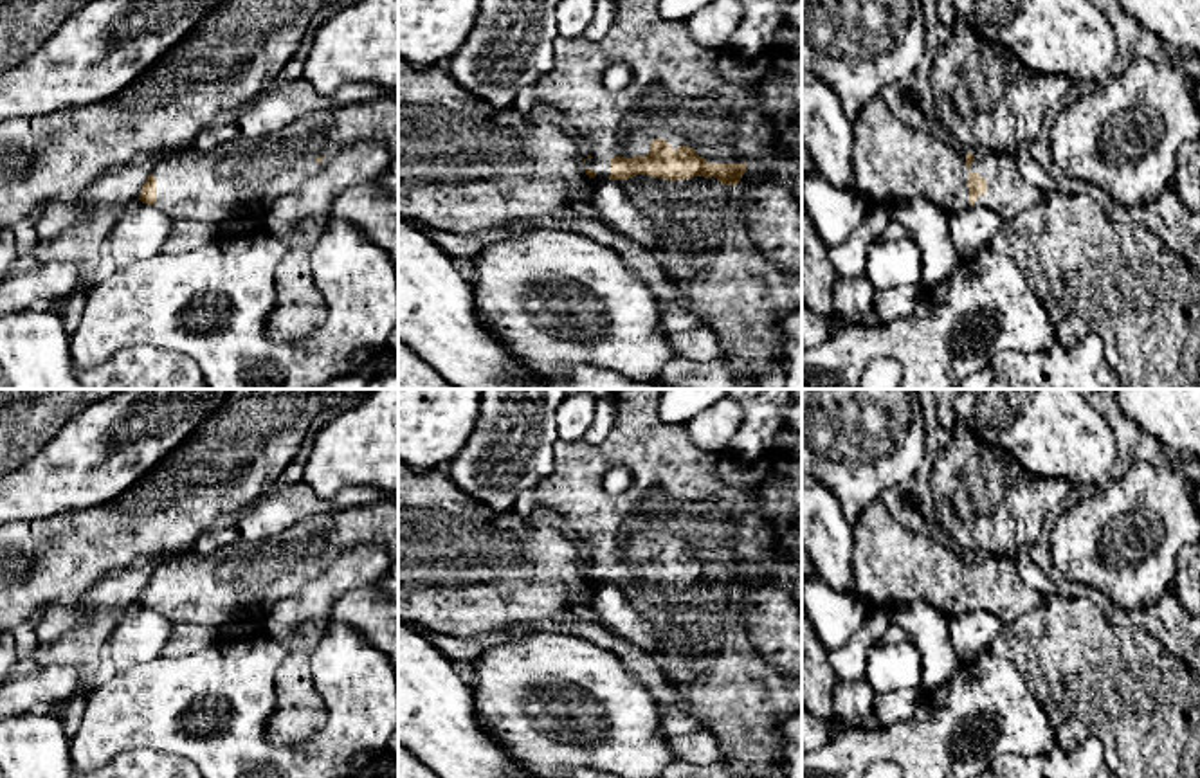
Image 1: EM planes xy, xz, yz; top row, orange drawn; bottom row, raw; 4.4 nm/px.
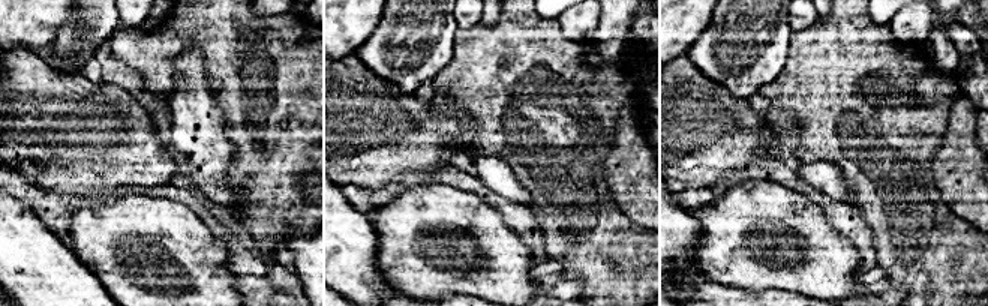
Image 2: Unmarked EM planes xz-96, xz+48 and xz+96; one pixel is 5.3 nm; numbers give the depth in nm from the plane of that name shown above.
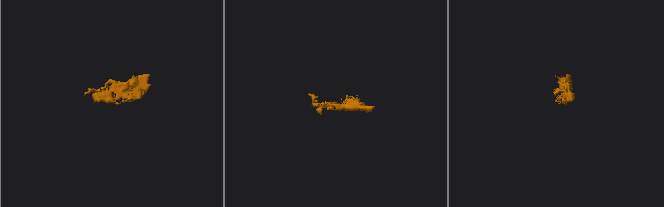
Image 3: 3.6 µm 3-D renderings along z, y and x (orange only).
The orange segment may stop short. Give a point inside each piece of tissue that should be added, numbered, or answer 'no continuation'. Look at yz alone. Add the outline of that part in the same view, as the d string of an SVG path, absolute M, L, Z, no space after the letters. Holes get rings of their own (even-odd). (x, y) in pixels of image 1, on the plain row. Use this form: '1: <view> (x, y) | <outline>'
1: yz (892, 566) | M879 499L852 526L854 591L872 607L890 611L906 603L928 603L946 618L975 609L1011 625L1043 602L1036 589L1020 580L1009 556L973 555L975 564L968 571L964 556L933 537L899 524ZM971 576L987 585L987 596L973 609L968 591Z

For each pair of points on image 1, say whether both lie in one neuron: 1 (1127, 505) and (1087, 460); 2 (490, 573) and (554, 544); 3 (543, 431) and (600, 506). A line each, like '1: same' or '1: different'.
1: different
2: same
3: different

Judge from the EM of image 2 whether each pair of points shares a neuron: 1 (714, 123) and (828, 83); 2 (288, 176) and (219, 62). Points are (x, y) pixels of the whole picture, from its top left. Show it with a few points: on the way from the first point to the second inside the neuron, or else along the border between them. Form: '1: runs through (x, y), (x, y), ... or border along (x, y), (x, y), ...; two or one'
1: border along (763, 122), (768, 128); two
2: runs through (287, 147), (287, 137), (240, 90); one

